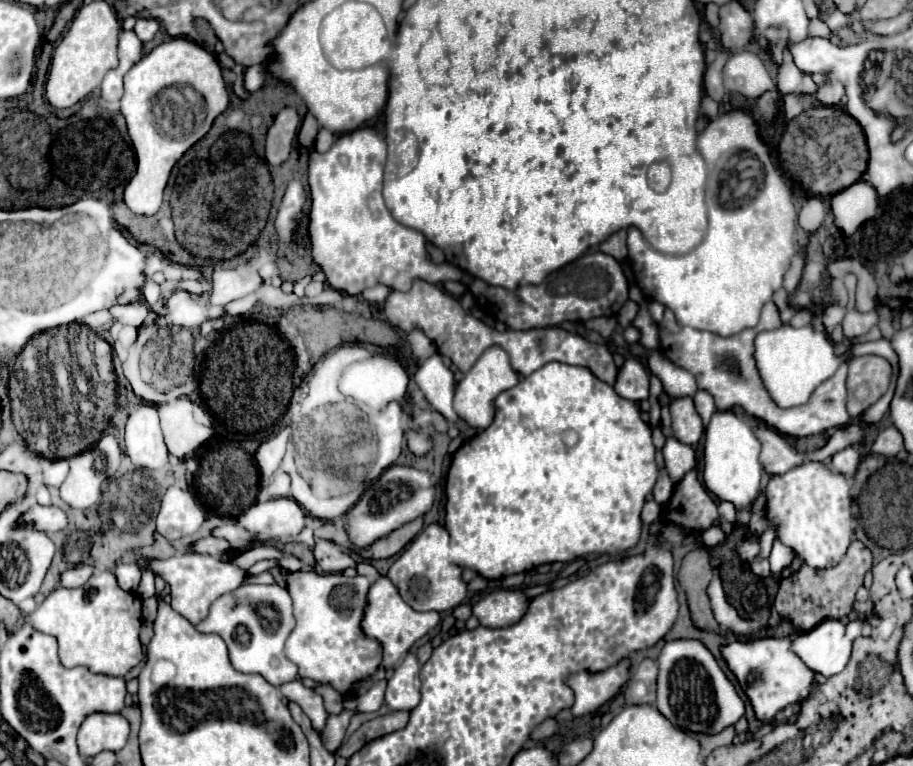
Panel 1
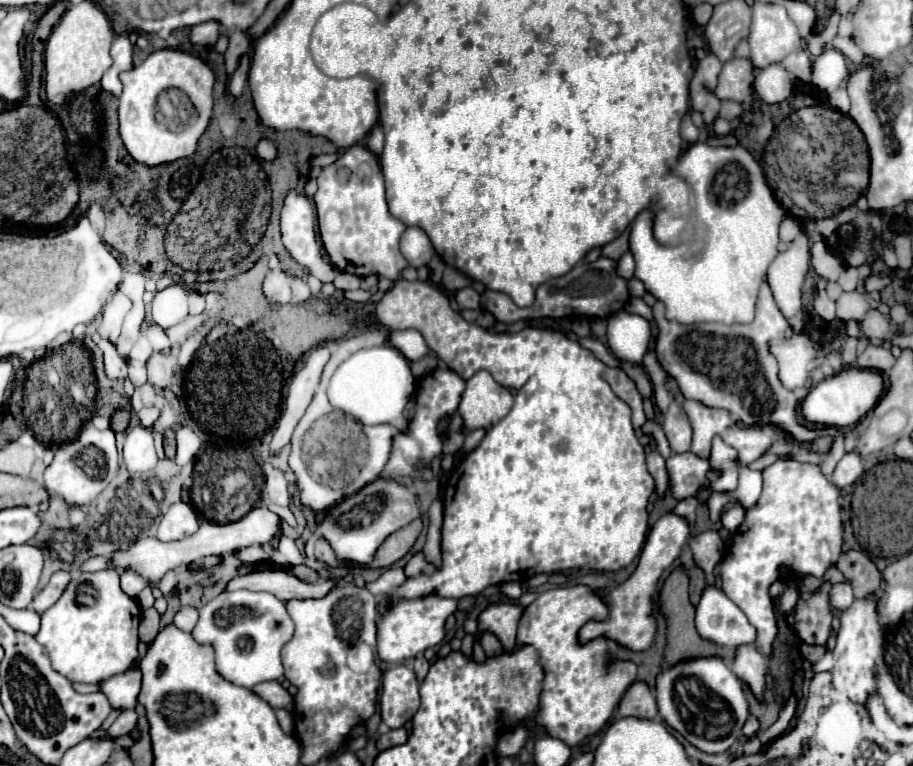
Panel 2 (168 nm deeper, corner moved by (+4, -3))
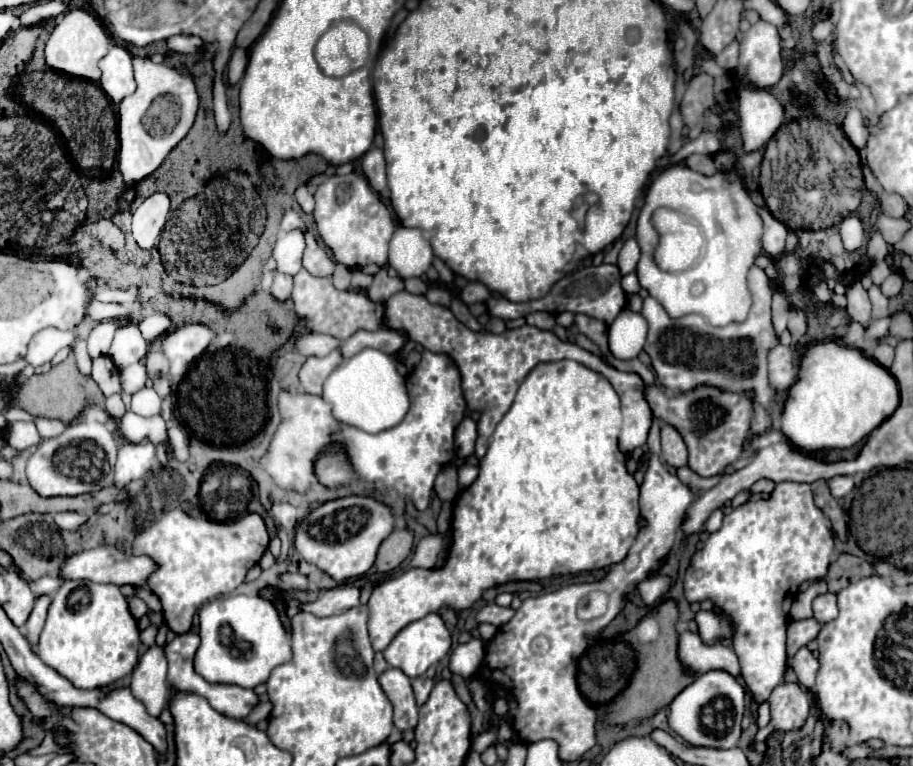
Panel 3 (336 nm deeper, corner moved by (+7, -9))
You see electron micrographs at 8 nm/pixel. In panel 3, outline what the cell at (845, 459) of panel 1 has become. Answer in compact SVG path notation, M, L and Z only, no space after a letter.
M833 477L829 479L829 489L831 489L831 495L833 497L845 497L847 493L851 493L851 489L855 487L855 481L853 477Z

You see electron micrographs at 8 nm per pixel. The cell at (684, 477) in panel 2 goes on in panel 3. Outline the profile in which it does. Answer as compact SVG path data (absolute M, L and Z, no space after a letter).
M763 479L763 481L757 481L757 483L749 489L749 493L751 493L753 497L763 497L763 495L769 495L769 493L773 491L773 487L775 487L773 481Z

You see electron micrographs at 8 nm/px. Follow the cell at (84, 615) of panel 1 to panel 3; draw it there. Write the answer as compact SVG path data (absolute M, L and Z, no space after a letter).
M65 581L55 593L49 607L45 629L39 637L39 659L55 669L59 675L67 677L79 689L105 687L115 683L117 679L129 675L139 659L139 625L131 615L127 599L119 591L117 585L109 583L93 583L93 581Z

